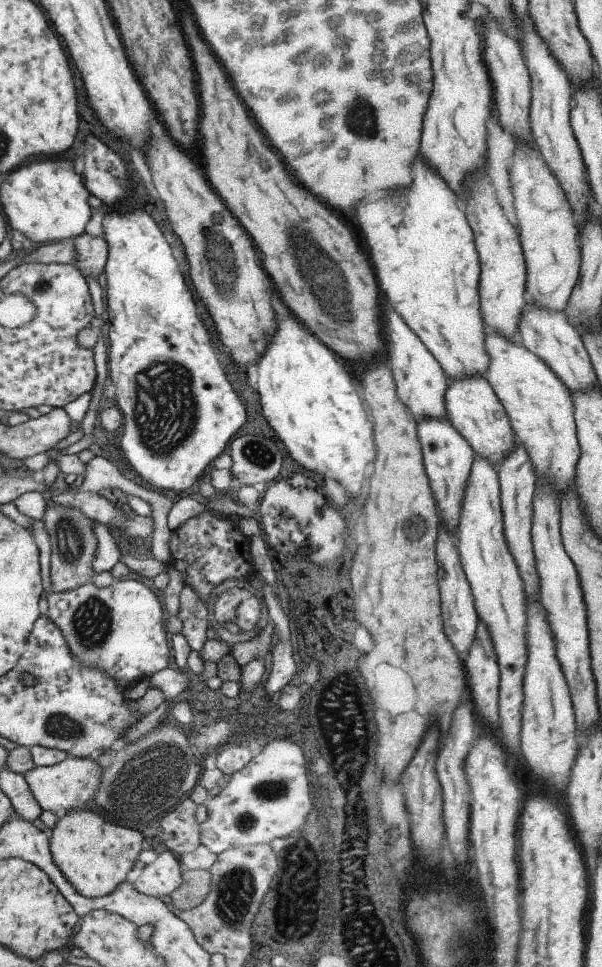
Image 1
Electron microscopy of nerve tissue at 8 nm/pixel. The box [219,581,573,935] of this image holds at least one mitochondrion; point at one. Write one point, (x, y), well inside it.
(273, 790)

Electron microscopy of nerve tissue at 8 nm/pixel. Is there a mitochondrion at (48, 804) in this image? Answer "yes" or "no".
no

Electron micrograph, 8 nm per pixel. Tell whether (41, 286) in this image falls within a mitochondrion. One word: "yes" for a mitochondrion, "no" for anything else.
yes

